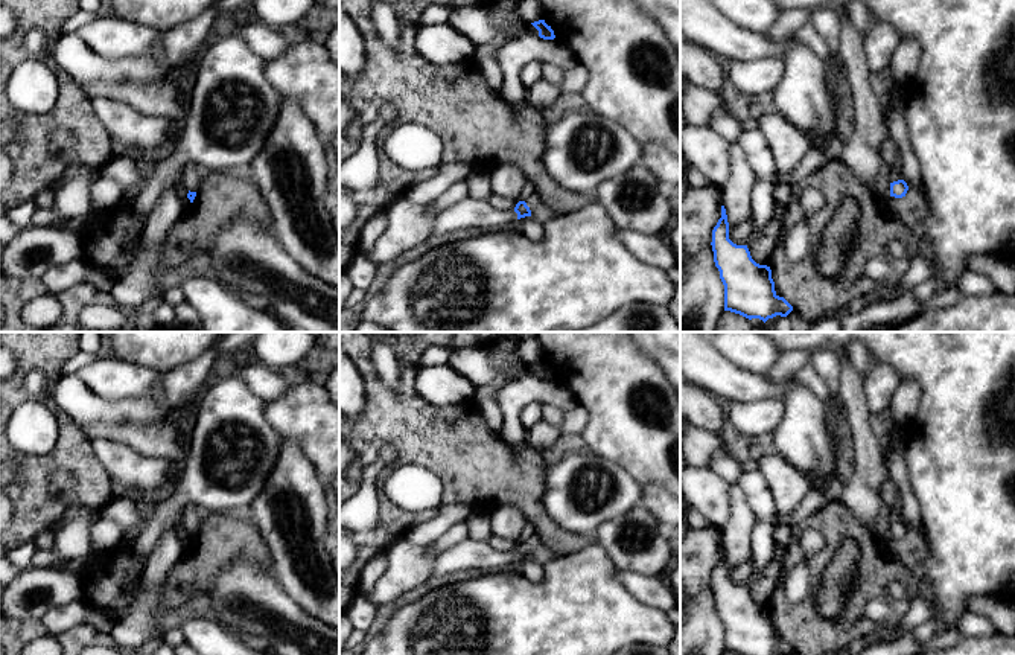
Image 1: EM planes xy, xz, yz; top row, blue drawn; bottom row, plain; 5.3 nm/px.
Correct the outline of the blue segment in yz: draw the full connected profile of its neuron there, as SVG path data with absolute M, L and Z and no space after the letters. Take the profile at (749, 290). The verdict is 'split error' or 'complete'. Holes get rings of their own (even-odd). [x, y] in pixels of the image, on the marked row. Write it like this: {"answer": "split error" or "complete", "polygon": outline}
{"answer": "complete", "polygon": "M724 206L712 230L714 262L724 285L724 311L764 323L776 315L787 317L793 306L775 291L772 270L756 264L747 245L729 239L729 222Z"}

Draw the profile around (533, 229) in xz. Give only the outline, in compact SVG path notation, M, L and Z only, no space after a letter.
M525 216L525 218L520 218L519 221L520 221L519 232L523 236L536 242L540 242L543 239L545 227L539 219L533 216Z

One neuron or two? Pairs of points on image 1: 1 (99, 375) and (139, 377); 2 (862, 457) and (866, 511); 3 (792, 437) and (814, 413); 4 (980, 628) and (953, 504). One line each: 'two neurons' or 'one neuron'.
1: one neuron
2: one neuron
3: one neuron
4: two neurons

